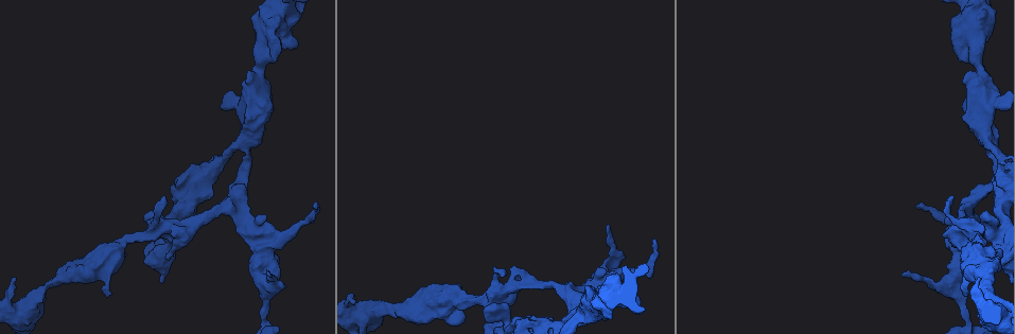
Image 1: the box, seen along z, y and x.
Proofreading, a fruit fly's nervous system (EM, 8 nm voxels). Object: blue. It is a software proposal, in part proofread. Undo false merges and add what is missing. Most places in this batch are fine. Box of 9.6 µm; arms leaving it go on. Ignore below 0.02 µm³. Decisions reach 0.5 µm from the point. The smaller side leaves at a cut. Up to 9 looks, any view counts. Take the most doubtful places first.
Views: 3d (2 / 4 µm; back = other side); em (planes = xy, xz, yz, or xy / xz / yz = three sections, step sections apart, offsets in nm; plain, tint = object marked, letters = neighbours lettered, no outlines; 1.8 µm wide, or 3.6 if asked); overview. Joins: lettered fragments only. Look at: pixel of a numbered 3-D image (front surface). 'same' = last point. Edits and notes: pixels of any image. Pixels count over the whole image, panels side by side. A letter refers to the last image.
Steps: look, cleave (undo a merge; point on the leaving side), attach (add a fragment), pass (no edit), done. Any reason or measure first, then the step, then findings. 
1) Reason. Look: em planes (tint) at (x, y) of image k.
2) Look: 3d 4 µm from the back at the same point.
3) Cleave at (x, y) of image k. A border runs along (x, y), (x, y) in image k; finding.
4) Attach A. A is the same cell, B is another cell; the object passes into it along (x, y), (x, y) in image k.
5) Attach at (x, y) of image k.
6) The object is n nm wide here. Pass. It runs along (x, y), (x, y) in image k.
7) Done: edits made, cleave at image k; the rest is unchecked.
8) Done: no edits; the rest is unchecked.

Narrows sharply. Look: em 3.6 µm yz step 8 (tint) at (265, 107) of image 1.

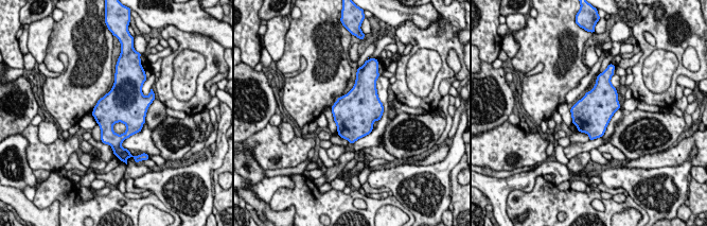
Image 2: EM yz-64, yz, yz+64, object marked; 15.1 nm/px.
Cut it another way. Look: em 3.6 µm planes (letters) at the same point.

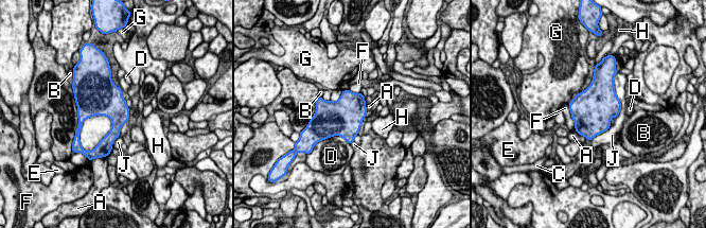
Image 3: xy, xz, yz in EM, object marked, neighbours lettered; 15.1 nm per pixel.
Pass. A, B, C, D, E, F, G, H and J are other cells; a border runs along (127, 120), (122, 126), (119, 136) in image 3; one neuron here.

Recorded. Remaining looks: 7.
Look: 3d 4 µm at (625, 308) of image 1.

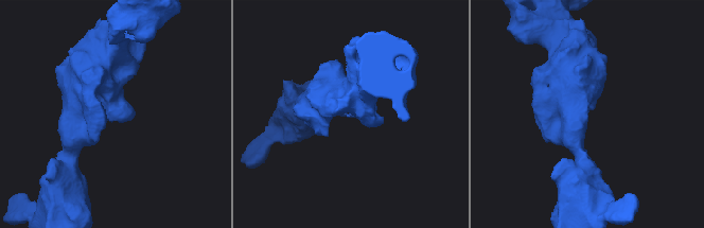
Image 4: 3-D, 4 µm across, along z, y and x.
Look: em planes (letters) at (349, 116) of image 4.

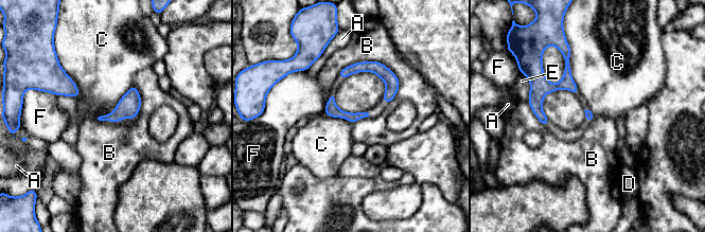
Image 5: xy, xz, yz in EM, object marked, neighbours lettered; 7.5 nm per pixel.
The longest contact is with B, 480 nm. Pass. A, B, C, D, E and F are other cells; a border runs along (337, 75), (380, 61), (400, 86) in image 5; no lettered fragment goes on from it.

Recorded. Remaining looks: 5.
Sharp bend. Look: em yz step 8 (tint) at (976, 229) of image 1.

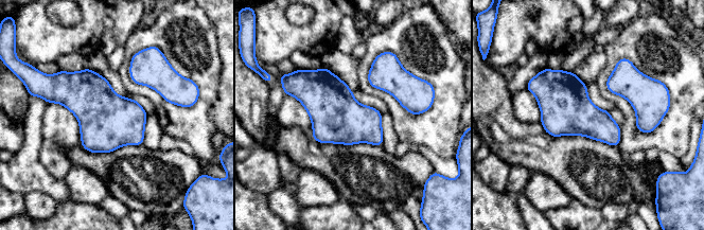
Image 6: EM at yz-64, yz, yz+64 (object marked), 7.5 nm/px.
Look: em planes (letters) at the same point.

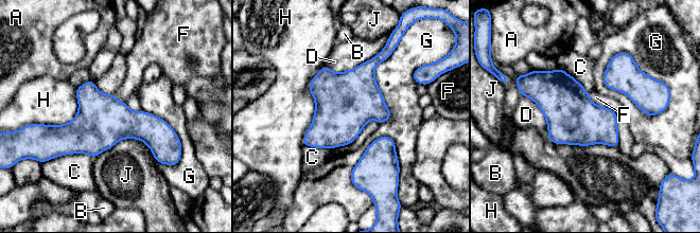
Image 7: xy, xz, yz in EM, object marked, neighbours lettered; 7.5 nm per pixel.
Pass. A, B, C, D, F, G, H and J are other cells; continuous, no second neuron.

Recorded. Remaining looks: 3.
Look: em xy step 16 (letters) at (967, 295) of image 1.

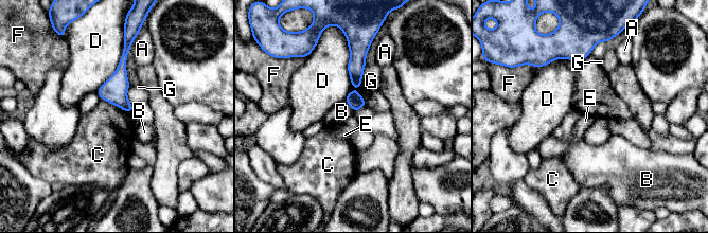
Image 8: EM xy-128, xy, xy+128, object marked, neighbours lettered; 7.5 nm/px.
Another direction. Look: em planes (letters) at the same point.

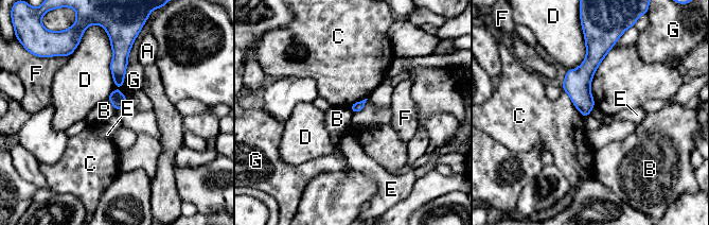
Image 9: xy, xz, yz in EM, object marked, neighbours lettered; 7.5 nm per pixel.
The longest contact is with D, 340 nm. Pass. A, B, C, D, E, F and G are other cells; it runs along (121, 50), (117, 106) in image 9; no lettered fragment goes on from it.

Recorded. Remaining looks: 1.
Done: no edits; the rest is unchecked.

